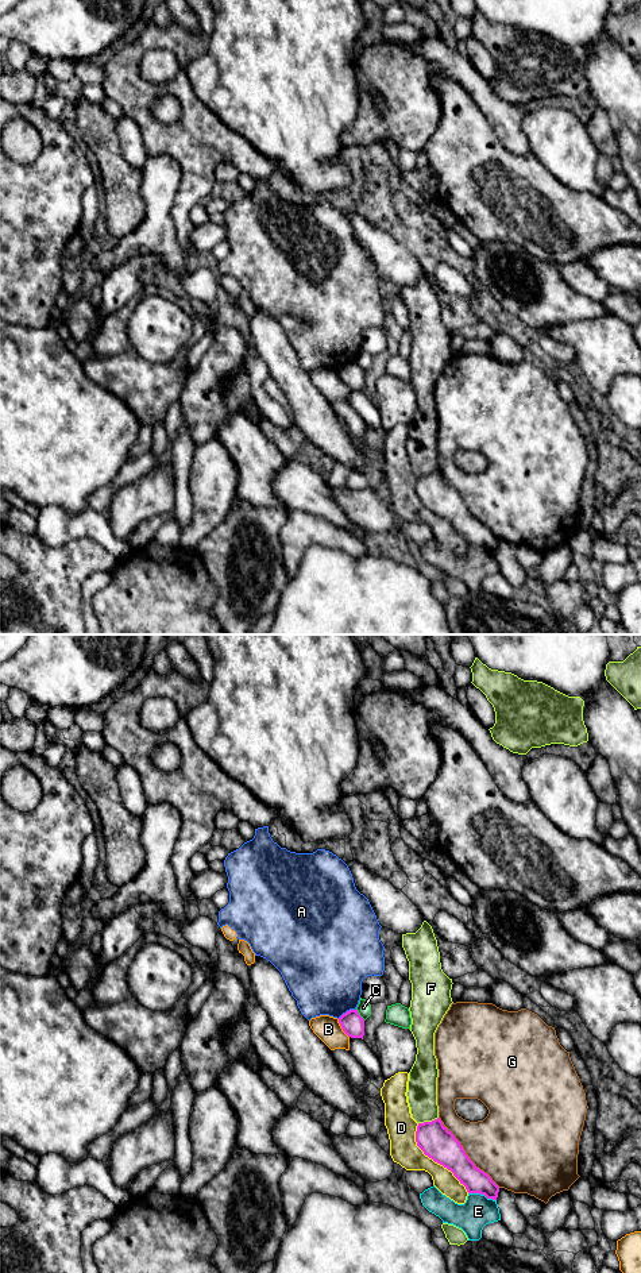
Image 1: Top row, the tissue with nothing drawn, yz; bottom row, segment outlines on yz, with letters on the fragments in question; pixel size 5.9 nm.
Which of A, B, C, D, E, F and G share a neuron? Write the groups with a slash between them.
A / B / C / D / E / F / G

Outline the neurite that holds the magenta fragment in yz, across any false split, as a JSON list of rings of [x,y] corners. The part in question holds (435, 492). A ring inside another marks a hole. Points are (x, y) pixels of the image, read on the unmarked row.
[[[440,470],[418,475],[416,494],[425,508],[451,522],[468,545],[480,545],[497,552],[499,539],[487,525],[475,518]]]

